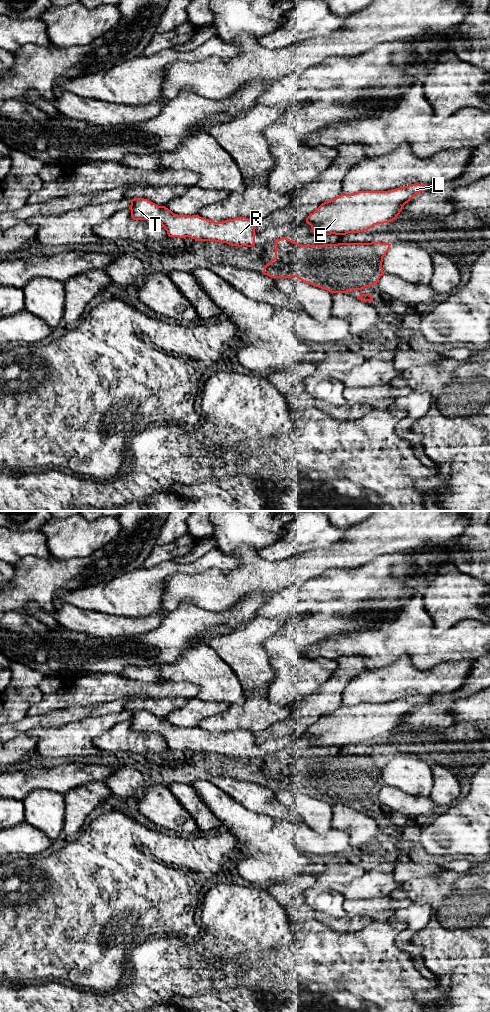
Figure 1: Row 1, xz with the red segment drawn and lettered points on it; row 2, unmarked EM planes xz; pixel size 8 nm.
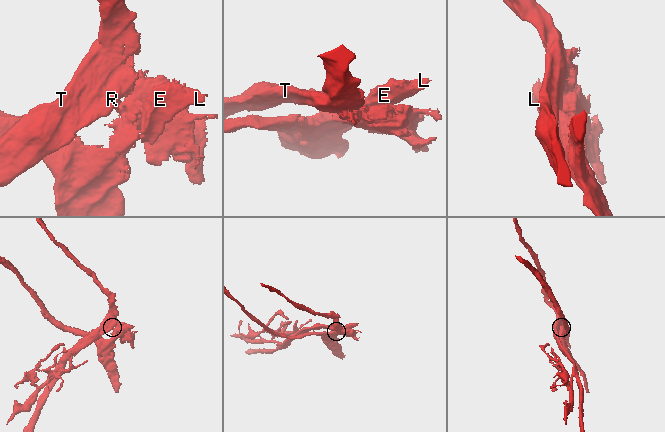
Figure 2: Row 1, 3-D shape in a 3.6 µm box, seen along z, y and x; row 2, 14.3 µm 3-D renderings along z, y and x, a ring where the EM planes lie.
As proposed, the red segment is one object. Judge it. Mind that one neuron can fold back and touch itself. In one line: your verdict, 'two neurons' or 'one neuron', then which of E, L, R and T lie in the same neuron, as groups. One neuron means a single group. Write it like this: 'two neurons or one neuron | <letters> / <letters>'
two neurons | E L / R T

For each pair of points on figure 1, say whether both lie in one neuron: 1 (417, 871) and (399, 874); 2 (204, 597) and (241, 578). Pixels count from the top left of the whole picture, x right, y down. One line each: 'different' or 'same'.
1: same
2: same

